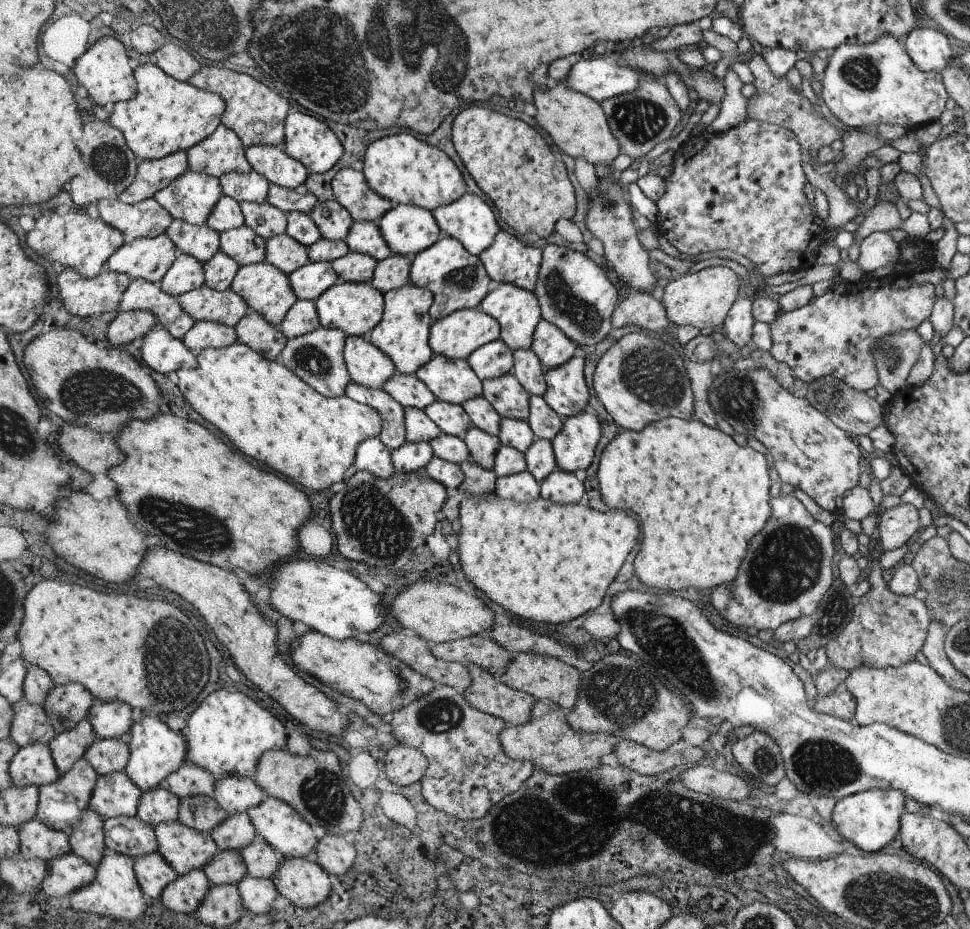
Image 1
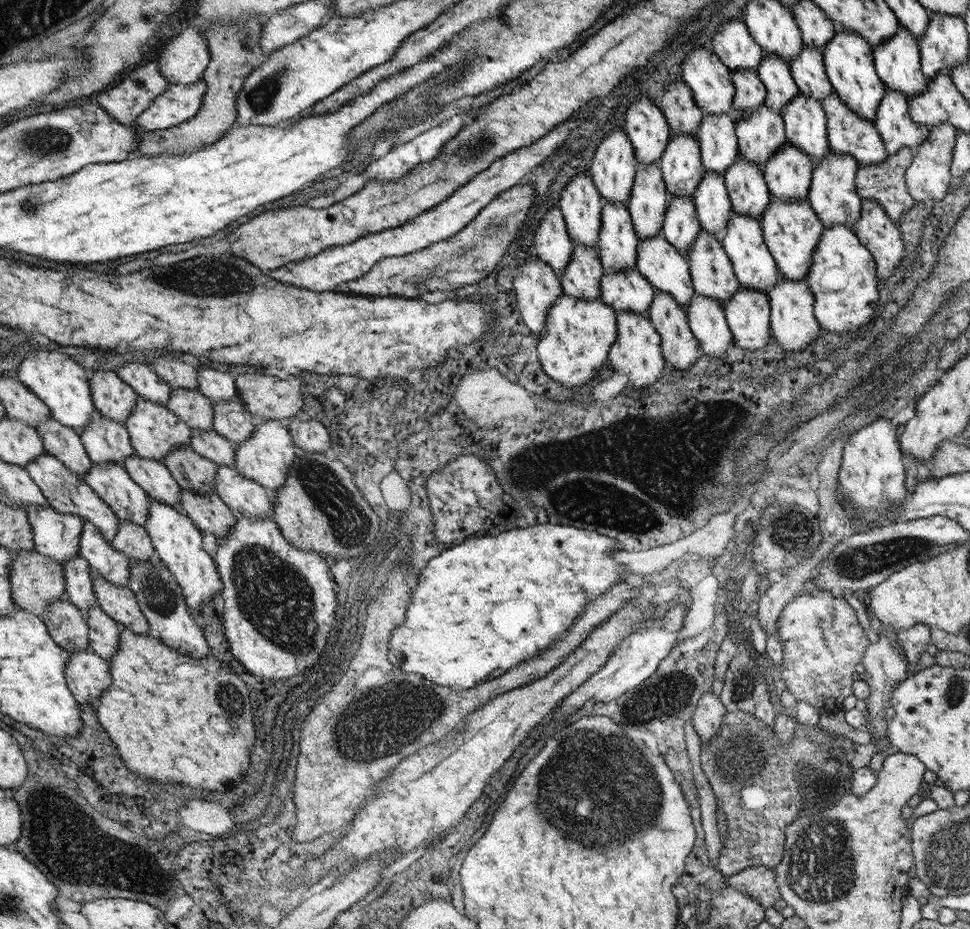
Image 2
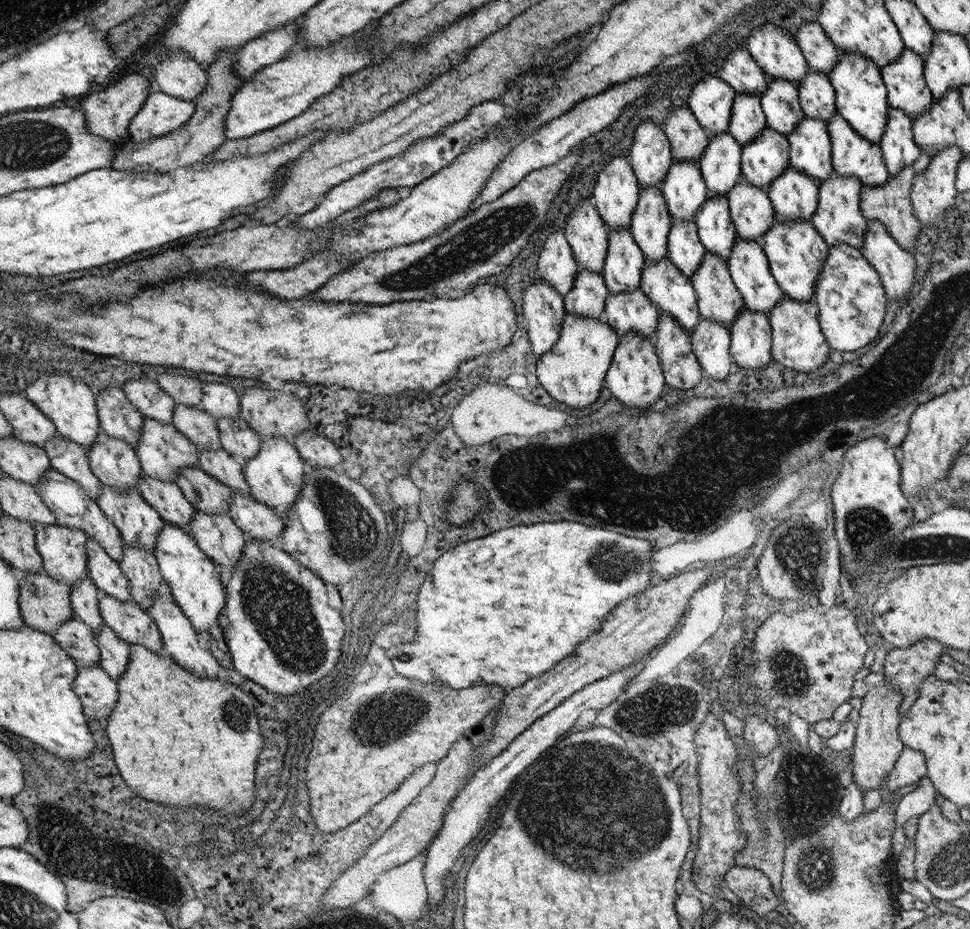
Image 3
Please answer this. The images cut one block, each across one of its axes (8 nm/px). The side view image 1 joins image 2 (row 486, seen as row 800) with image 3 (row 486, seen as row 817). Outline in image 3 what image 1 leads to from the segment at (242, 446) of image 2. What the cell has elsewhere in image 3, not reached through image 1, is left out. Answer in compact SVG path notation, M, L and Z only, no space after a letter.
M269 436L261 438L259 452L253 458L243 460L243 474L245 482L249 486L249 492L255 500L271 506L279 518L283 518L289 508L295 504L303 484L301 484L301 474L305 474L301 458L297 456L295 448L285 440L285 436Z

